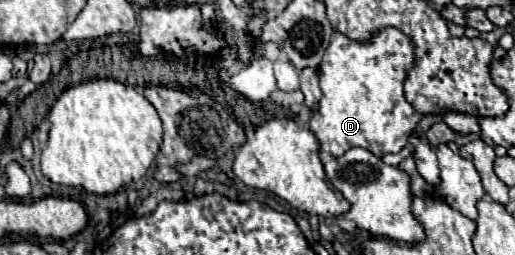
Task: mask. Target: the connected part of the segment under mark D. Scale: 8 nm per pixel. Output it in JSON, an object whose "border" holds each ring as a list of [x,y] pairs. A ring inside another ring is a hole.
{"border":[[[394,27],[380,31],[376,39],[368,43],[354,43],[352,39],[336,31],[318,67],[320,89],[324,95],[318,103],[318,109],[310,117],[310,131],[318,137],[322,151],[340,157],[352,147],[364,147],[372,151],[376,157],[382,157],[386,153],[398,153],[402,147],[406,147],[408,133],[416,129],[418,119],[422,117],[418,111],[414,111],[414,107],[410,107],[402,89],[408,69],[412,67],[412,61],[414,61],[414,45],[410,43],[410,37],[406,37],[402,31]]]}

